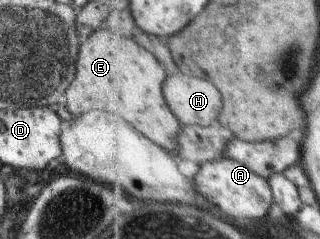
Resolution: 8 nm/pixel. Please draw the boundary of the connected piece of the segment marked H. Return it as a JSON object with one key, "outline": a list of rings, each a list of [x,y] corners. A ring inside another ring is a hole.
{"outline":[[[186,70],[169,75],[163,91],[168,106],[183,126],[212,126],[222,112],[220,90]]]}

